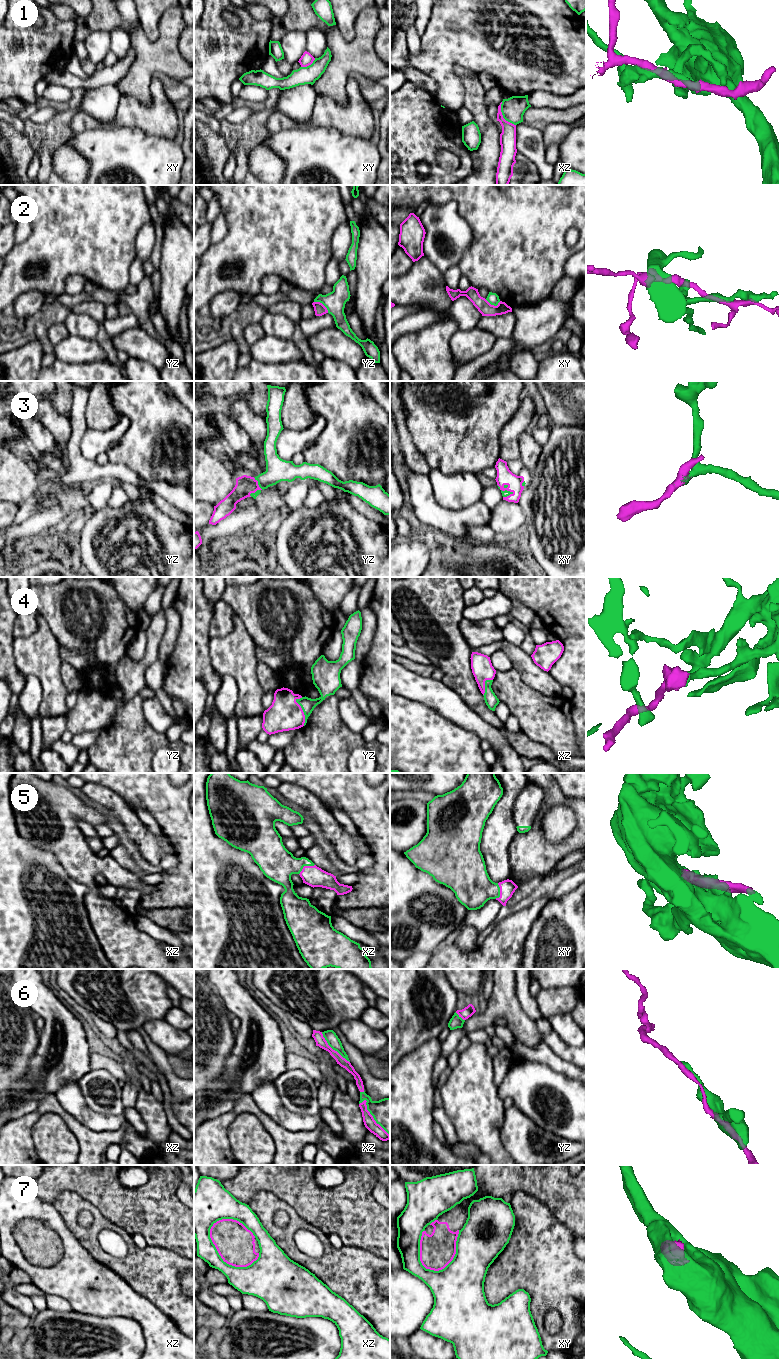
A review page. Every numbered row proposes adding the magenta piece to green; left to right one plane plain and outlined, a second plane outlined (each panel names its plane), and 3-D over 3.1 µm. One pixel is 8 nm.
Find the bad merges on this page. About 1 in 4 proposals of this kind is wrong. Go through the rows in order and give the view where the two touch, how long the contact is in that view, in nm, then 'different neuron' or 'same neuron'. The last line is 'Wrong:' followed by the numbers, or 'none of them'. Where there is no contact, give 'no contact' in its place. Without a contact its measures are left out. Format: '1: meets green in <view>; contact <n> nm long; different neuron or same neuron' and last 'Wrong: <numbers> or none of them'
1: meets green in xz; contact 220 nm long; different neuron
2: meets green in yz; contact 150 nm long; different neuron
3: meets green in yz; contact 160 nm long; same neuron
4: meets green in yz; contact 240 nm long; same neuron
5: meets green in xz; contact 150 nm long; same neuron
6: meets green in xz; contact 360 nm long; different neuron
7: meets green in xz; contact 460 nm long; different neuron
Wrong: 1, 2, 6, 7

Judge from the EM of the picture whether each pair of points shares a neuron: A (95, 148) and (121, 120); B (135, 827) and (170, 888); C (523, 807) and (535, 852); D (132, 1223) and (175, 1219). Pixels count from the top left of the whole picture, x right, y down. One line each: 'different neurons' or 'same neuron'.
A: different neurons
B: different neurons
C: different neurons
D: same neuron

